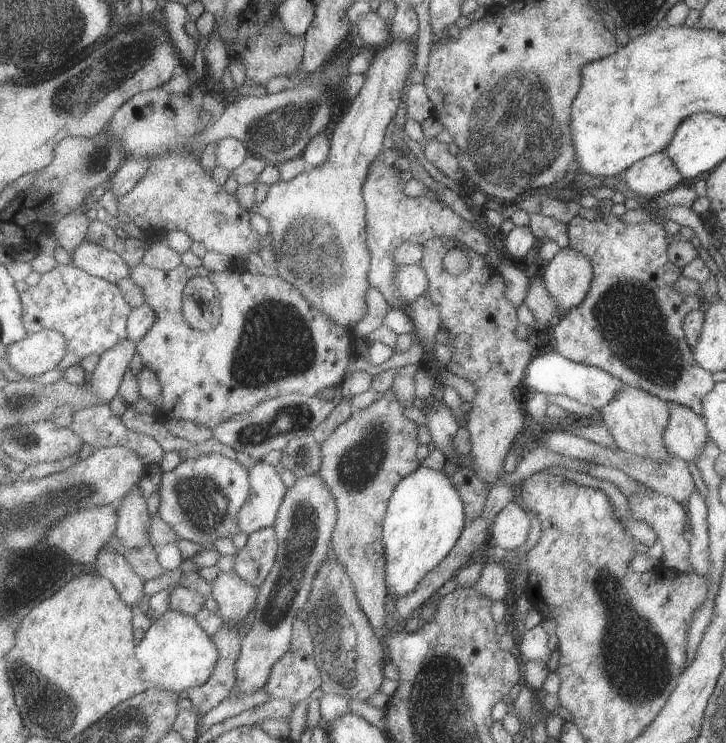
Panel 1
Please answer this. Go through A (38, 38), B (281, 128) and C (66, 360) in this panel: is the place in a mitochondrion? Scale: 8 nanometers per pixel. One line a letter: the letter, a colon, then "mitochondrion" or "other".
A: mitochondrion
B: mitochondrion
C: other

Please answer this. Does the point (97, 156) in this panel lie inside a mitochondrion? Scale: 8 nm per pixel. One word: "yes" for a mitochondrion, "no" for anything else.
yes

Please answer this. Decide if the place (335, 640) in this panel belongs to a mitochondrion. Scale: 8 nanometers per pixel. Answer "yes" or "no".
yes

